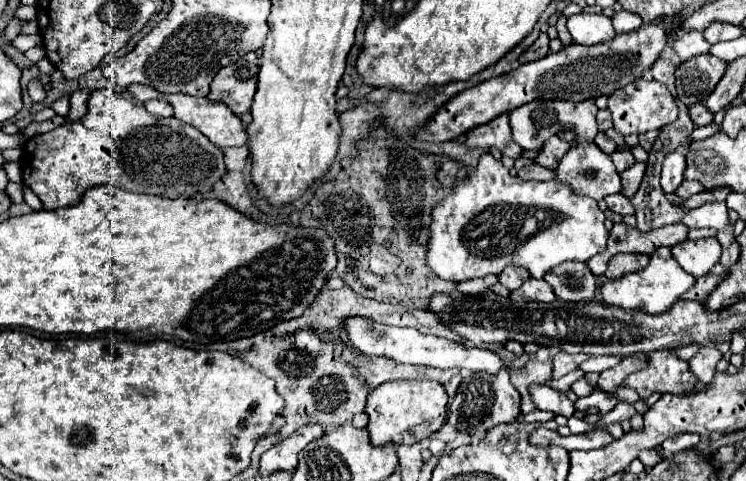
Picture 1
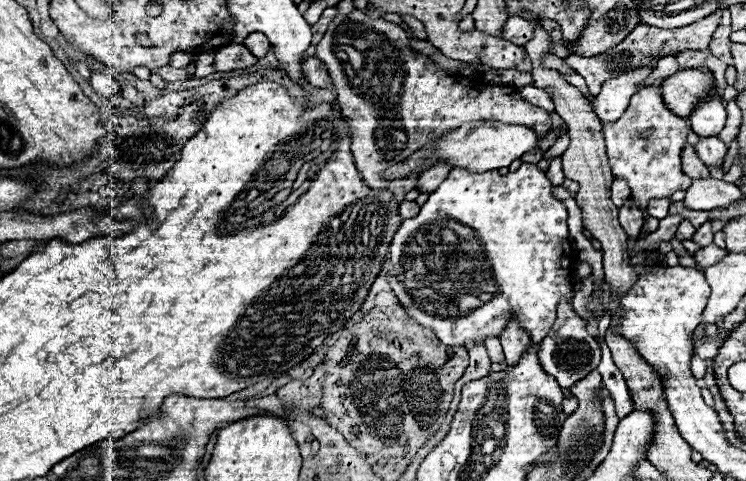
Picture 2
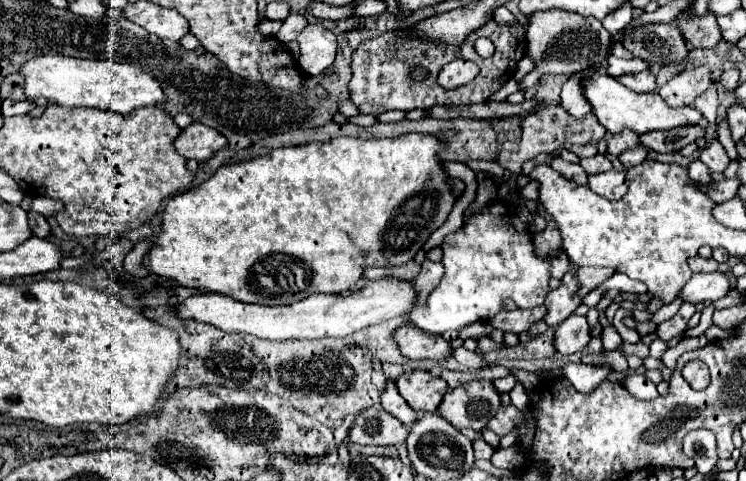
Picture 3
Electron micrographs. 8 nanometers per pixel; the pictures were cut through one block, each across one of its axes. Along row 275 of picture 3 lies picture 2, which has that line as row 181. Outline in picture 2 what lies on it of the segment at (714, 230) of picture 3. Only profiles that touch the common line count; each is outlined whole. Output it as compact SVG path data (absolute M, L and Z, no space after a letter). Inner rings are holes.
M662 80L652 86L638 90L626 112L612 124L602 124L602 134L606 140L606 154L610 160L612 174L624 178L630 186L630 196L648 218L648 202L654 198L672 196L678 190L690 188L690 178L682 172L680 156L686 146L690 126L684 118L672 114L662 100L660 92Z

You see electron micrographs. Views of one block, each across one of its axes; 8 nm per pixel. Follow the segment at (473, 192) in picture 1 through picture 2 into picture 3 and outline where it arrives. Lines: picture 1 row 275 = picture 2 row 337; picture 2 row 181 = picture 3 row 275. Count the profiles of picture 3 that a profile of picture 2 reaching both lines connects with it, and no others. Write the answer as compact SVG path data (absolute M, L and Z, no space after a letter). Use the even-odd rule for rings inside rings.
M496 200L478 214L464 216L462 228L444 238L442 250L446 276L442 276L426 304L416 306L408 314L408 322L422 332L442 336L448 330L458 330L478 320L488 322L502 310L506 298L512 298L518 308L536 308L544 304L550 292L548 260L536 258L532 234L520 222L510 202Z

